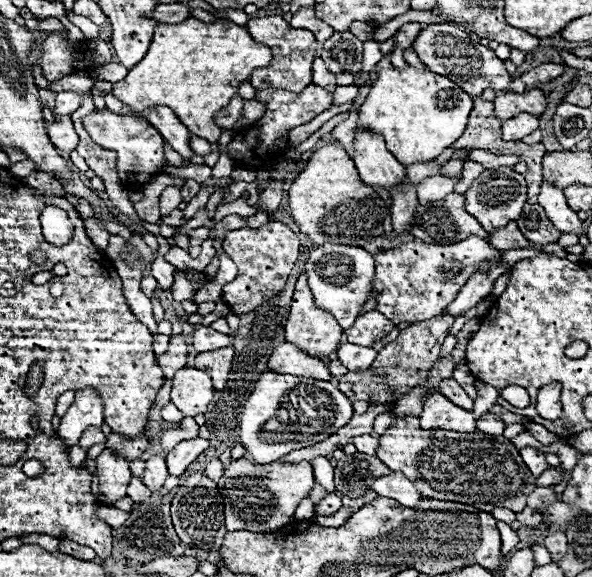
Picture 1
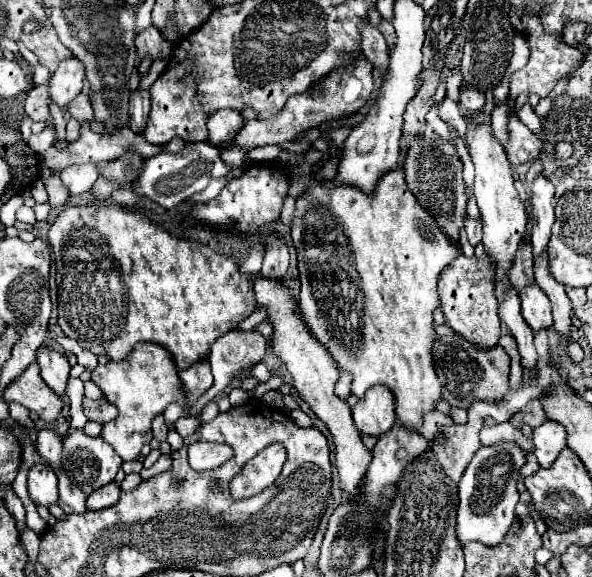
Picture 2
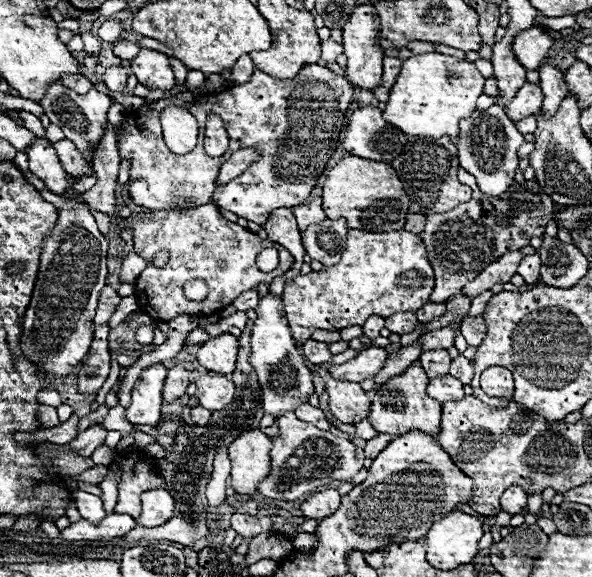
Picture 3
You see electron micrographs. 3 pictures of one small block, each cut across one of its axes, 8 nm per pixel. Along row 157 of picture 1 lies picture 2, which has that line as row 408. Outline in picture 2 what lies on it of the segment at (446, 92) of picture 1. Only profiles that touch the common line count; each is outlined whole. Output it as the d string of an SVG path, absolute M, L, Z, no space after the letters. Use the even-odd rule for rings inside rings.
M396 168L394 172L388 172L380 178L376 192L374 194L364 194L360 190L352 190L352 186L338 186L338 188L326 188L322 186L322 180L314 182L314 186L296 200L296 222L292 226L292 242L298 254L298 270L300 270L300 294L298 294L298 304L300 304L300 312L304 318L304 324L308 324L310 332L314 334L316 340L320 340L320 344L332 354L332 360L340 366L342 372L352 374L352 394L360 400L364 398L364 394L374 386L374 384L384 384L396 402L396 418L398 424L402 424L404 428L412 430L412 432L420 432L422 424L424 424L424 414L426 412L434 412L436 404L442 400L442 390L440 390L440 380L436 376L434 370L434 362L432 362L432 346L436 342L436 330L434 330L434 310L440 308L440 296L438 296L438 278L442 274L442 270L448 266L448 262L452 262L452 258L456 258L456 254L462 252L460 242L452 242L448 238L448 234L444 234L444 230L440 230L440 226L436 226L436 220L428 214L428 210L424 210L420 206L420 202L416 202L416 196L408 190L406 182L404 182L404 172L400 168Z

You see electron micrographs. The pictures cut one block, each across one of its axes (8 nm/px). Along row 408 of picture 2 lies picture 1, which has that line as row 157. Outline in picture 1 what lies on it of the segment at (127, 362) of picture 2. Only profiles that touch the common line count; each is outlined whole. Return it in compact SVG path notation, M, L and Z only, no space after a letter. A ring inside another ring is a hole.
M104 108L104 110L92 110L88 116L82 118L82 124L98 146L102 146L106 150L114 150L118 154L118 162L116 162L118 176L124 182L128 182L132 178L140 180L142 174L144 174L144 182L146 182L148 176L152 178L168 166L166 158L164 158L164 150L162 150L164 138L150 122L146 122L138 116L120 116L120 114L110 112L108 108Z

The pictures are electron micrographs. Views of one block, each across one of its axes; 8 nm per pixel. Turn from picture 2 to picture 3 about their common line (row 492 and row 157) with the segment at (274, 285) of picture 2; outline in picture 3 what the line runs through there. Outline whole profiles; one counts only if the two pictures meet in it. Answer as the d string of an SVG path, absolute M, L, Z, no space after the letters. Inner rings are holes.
M344 156L324 180L322 208L330 220L346 218L348 228L368 230L368 232L390 232L400 230L406 224L406 214L410 200L404 194L402 182L396 170L386 162L364 160L358 156Z

